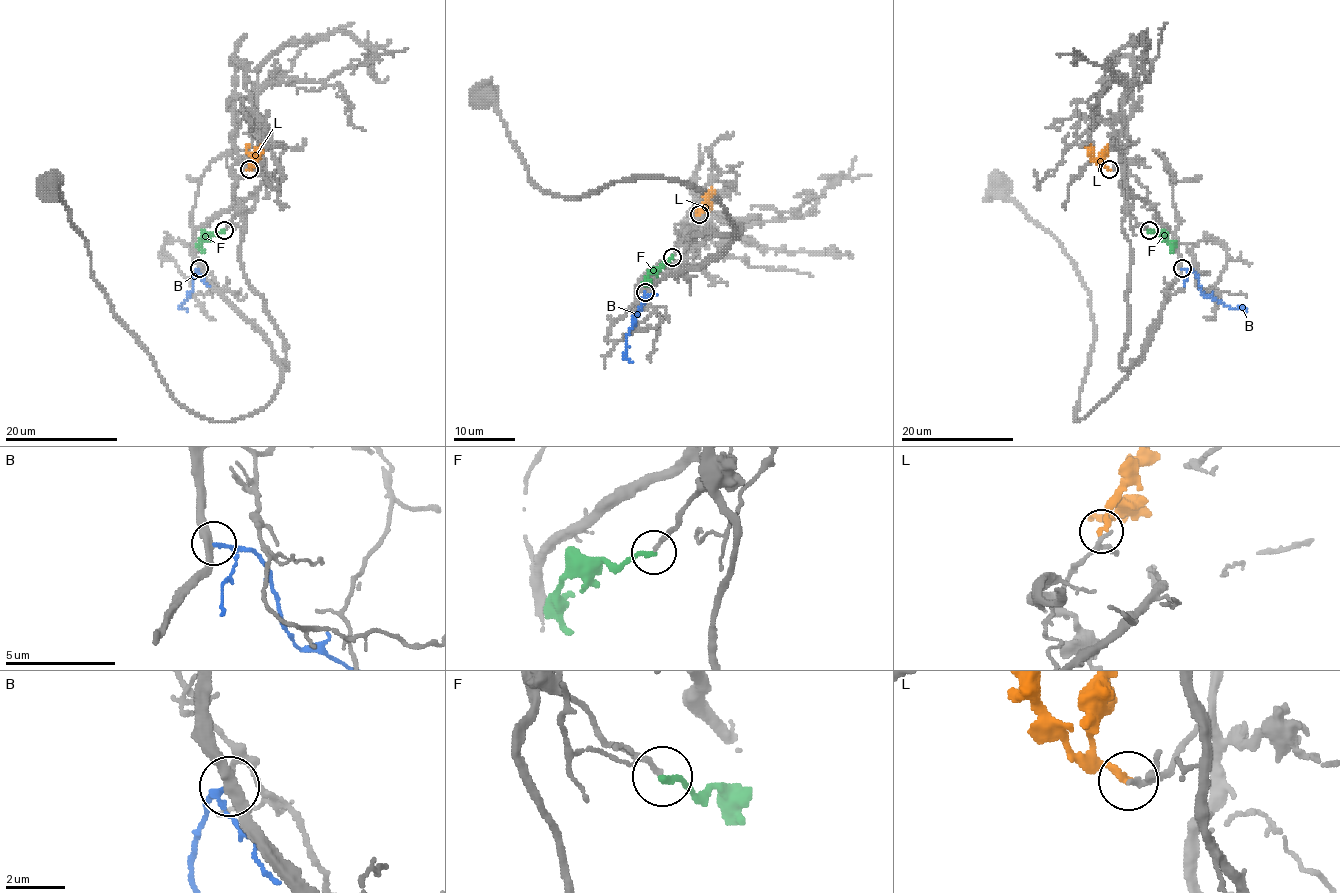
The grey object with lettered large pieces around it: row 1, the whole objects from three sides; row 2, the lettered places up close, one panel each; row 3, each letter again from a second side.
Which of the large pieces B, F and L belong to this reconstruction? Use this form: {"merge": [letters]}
{"merge": ["F", "L"]}

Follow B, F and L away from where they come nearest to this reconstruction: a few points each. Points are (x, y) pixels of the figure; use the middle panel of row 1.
B: (645, 292), (628, 330), (624, 355), (631, 362)
F: (673, 257), (647, 274), (650, 281)
L: (699, 214), (712, 188)

